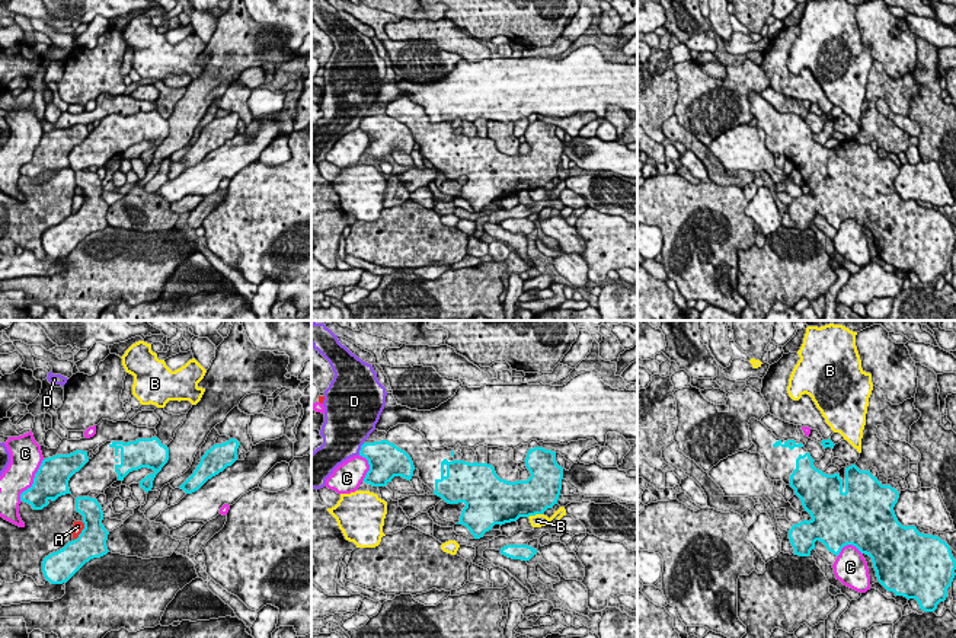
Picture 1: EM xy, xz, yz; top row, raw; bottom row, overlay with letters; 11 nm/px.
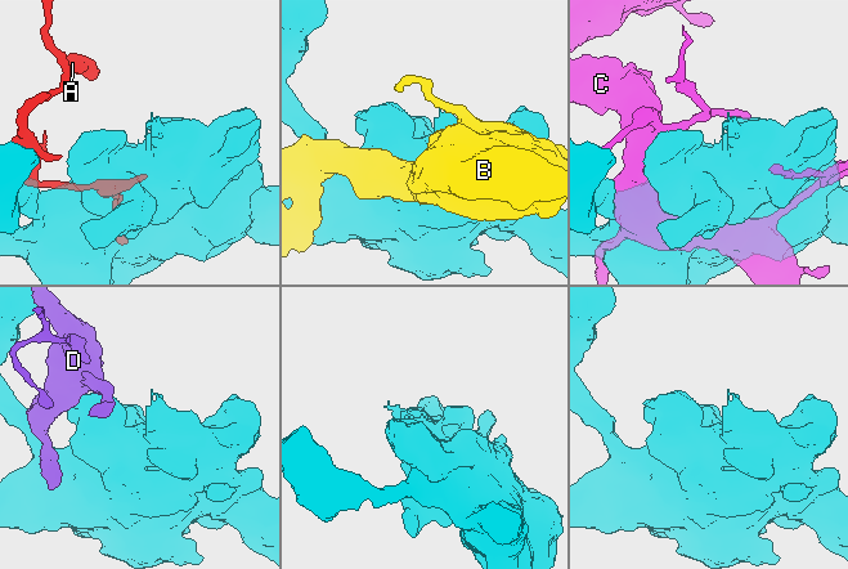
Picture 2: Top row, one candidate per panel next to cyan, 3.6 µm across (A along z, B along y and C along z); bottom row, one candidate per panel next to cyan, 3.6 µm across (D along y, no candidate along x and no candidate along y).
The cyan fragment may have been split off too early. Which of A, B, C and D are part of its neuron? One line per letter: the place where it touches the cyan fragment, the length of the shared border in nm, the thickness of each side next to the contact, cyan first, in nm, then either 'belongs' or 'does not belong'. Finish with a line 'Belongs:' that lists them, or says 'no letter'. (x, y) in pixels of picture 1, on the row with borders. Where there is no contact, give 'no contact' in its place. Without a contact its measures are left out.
A: xy (82, 532) | 260 nm | 320/120 nm | does not belong
B: xz (534, 514) | 170 nm | 420/140 nm | does not belong
C: xy (34, 481) | 550 nm | 380/340 nm | does not belong
D: xz (361, 449) | 140 nm | 340/460 nm | does not belong
Belongs: no letter

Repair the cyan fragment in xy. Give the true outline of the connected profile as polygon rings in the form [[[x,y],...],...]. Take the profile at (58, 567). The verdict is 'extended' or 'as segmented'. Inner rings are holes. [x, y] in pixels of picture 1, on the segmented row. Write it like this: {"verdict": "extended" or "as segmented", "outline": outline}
{"verdict": "extended", "outline": [[[157,437],[128,443],[106,441],[92,459],[83,450],[44,459],[32,487],[20,494],[20,501],[42,510],[49,500],[71,494],[84,523],[77,539],[44,558],[45,580],[51,584],[67,583],[86,562],[109,552],[109,532],[102,524],[103,511],[97,500],[89,497],[90,492],[103,494],[113,482],[124,481],[130,472],[141,468],[154,470],[140,481],[140,487],[148,492],[167,460],[169,449]]]}

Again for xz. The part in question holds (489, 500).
{"verdict": "extended", "outline": [[[409,424],[390,428],[381,441],[364,443],[359,456],[365,457],[370,465],[364,478],[365,484],[386,487],[394,476],[410,481],[413,470],[418,469],[421,481],[435,495],[448,504],[464,503],[458,524],[466,526],[474,539],[483,537],[495,524],[502,526],[551,508],[557,504],[563,479],[563,468],[556,462],[556,452],[538,446],[530,449],[524,462],[531,476],[527,481],[509,482],[501,479],[492,465],[455,460],[453,449],[448,447],[432,450],[425,436]]]}

